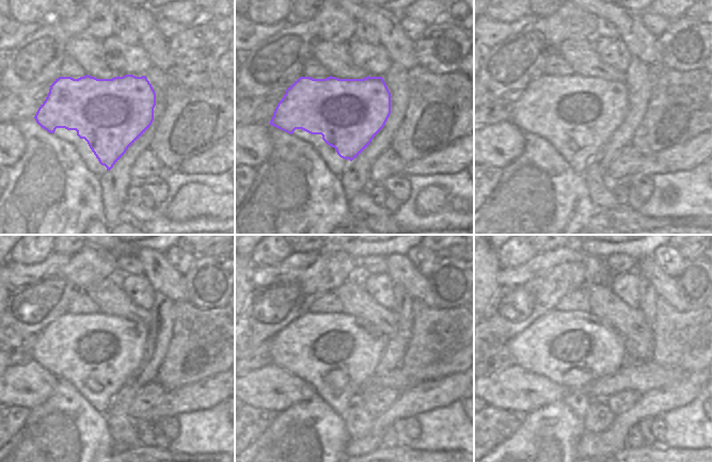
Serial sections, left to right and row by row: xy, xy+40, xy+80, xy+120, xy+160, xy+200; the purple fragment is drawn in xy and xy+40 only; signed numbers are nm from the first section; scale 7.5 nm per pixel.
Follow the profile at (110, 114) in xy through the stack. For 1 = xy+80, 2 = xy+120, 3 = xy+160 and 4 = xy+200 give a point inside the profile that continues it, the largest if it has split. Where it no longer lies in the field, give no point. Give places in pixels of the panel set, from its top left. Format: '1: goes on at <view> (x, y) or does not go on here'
1: goes on at xy+80 (588, 110)
2: goes on at xy+120 (108, 349)
3: goes on at xy+160 (322, 343)
4: goes on at xy+200 (556, 340)

